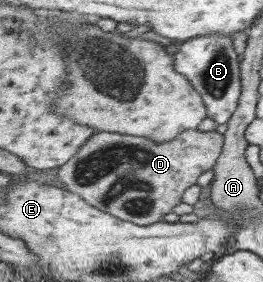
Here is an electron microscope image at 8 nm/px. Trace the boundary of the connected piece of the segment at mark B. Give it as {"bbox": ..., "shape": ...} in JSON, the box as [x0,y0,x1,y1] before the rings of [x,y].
{"bbox":[176,33,243,124],"shape":[[[211,33],[179,42],[176,53],[177,72],[184,73],[192,81],[197,92],[201,93],[208,109],[208,117],[217,124],[228,124],[239,107],[243,91],[241,63],[233,44],[233,36]]]}

